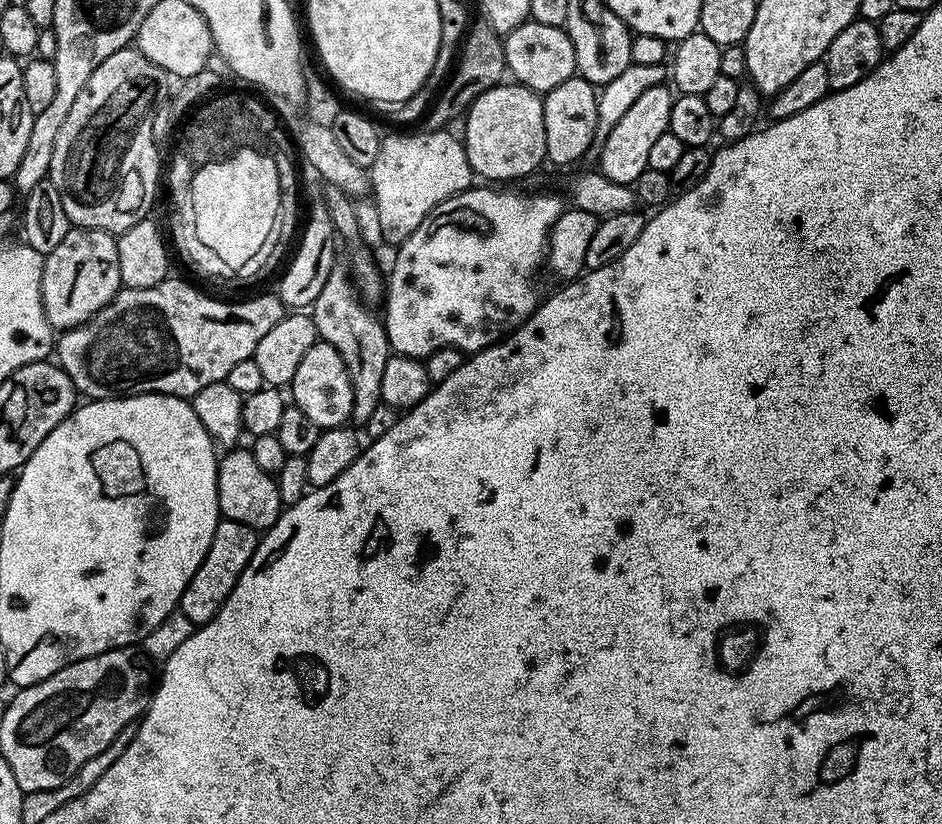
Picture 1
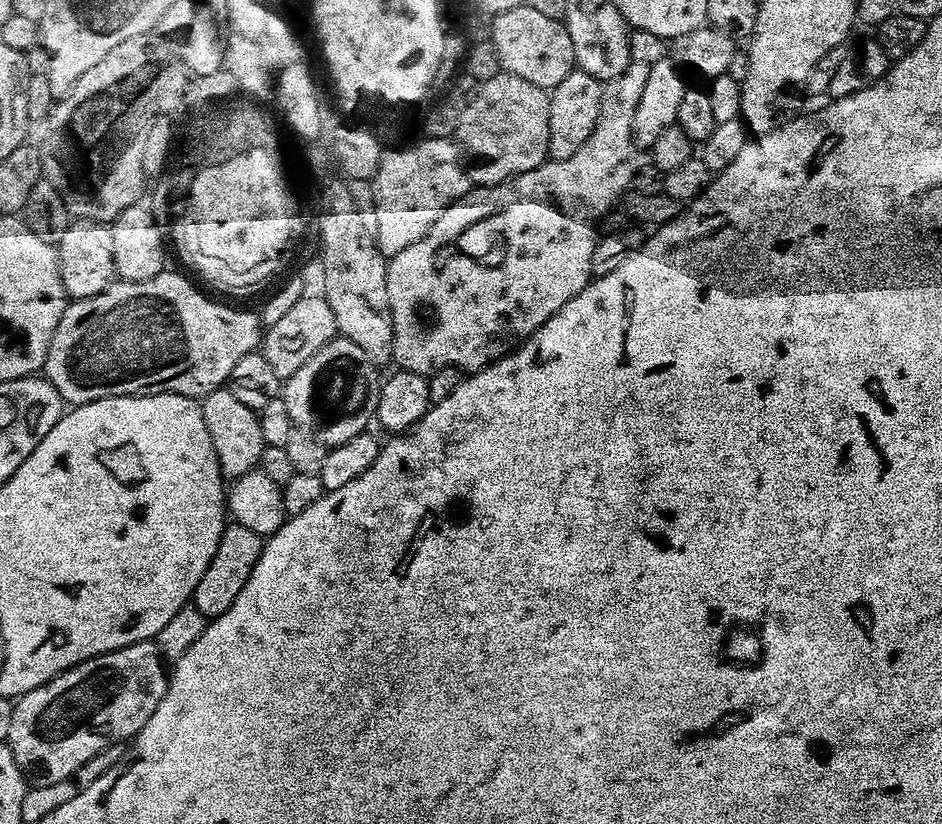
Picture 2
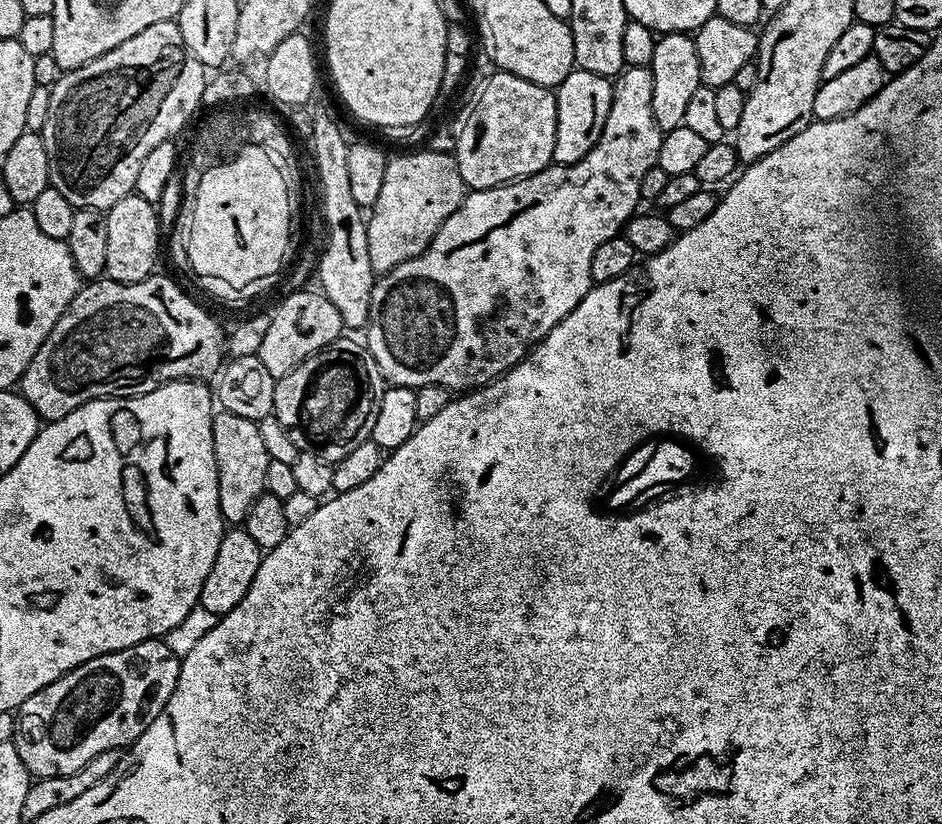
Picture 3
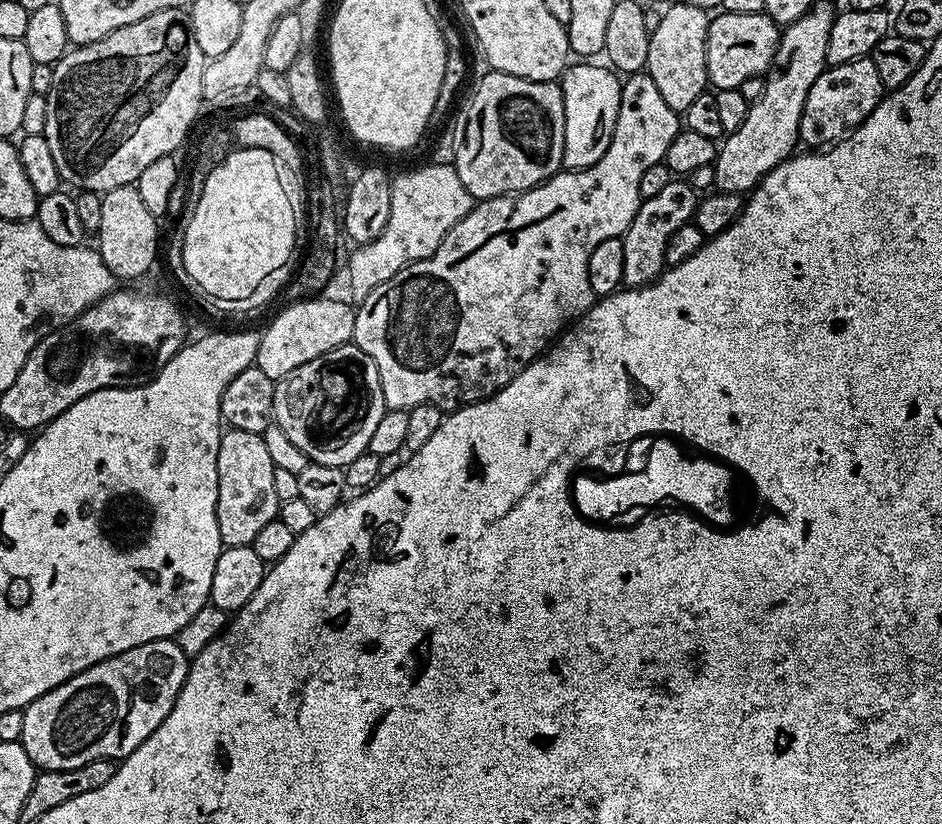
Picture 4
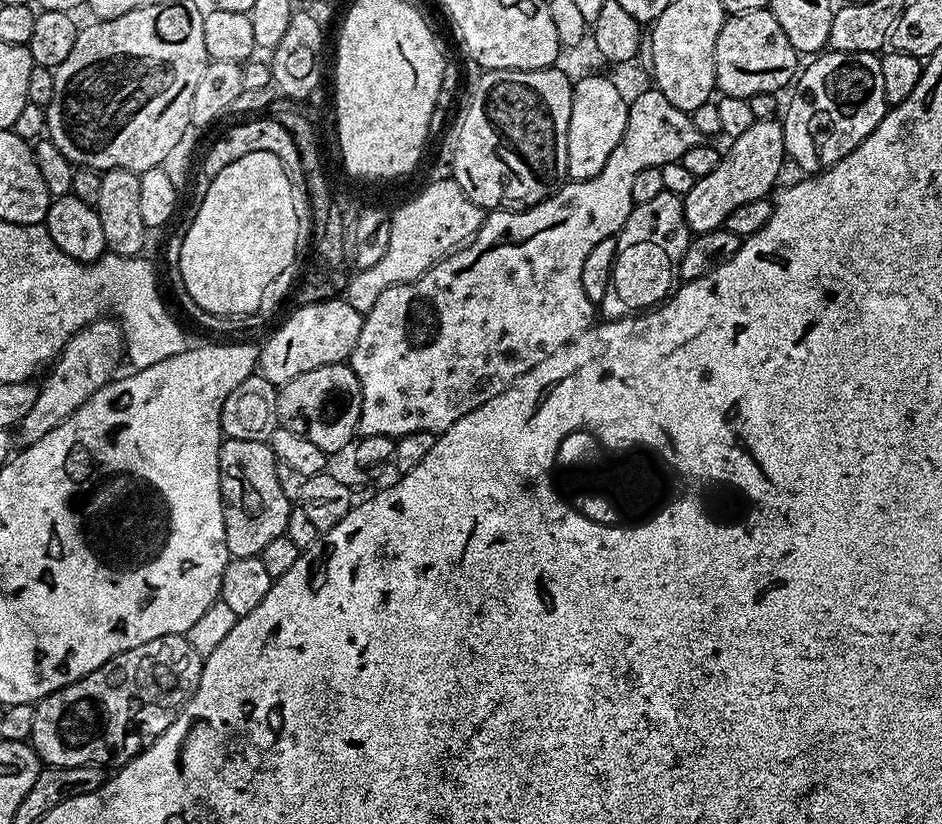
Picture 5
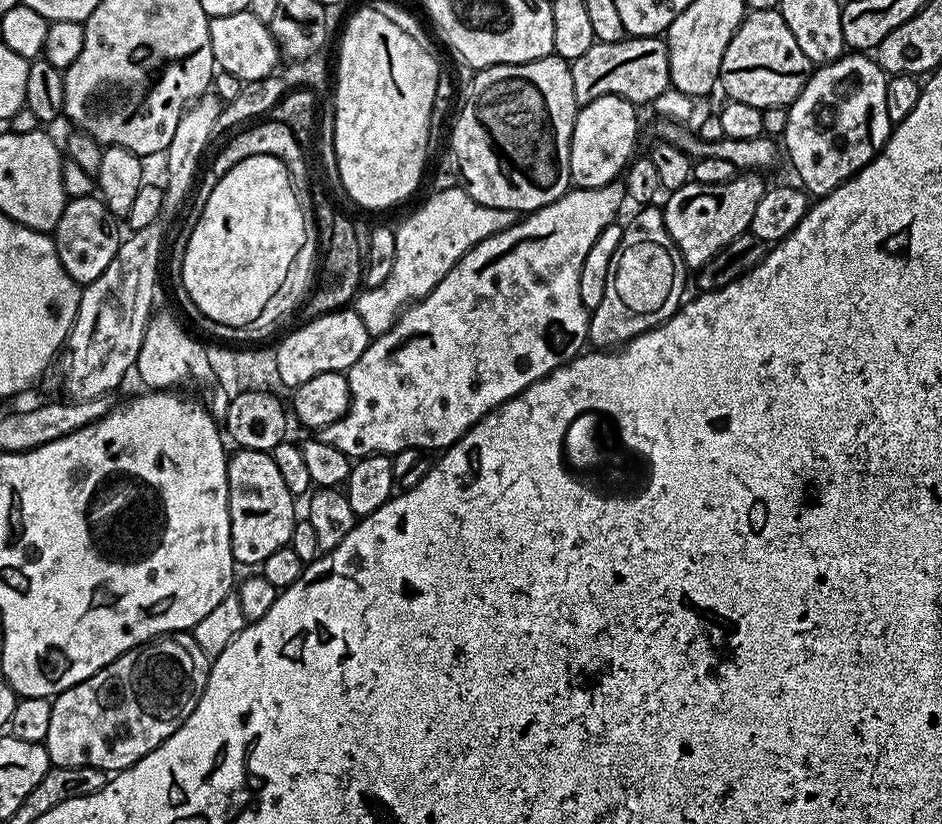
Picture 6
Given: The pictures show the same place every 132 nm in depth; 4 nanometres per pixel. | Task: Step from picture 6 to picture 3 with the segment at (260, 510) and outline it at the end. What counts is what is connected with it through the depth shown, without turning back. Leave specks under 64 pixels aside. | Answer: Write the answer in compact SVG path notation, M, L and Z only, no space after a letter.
M217 411L212 417L212 437L214 438L214 458L218 470L218 506L220 515L232 526L243 525L250 506L264 493L266 482L266 466L269 458L266 454L266 446L262 442L262 434L257 421L250 418L242 418L242 414Z

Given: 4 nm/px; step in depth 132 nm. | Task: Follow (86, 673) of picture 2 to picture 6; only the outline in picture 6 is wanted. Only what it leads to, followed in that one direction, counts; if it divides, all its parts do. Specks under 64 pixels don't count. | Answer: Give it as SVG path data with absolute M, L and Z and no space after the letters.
M165 634L147 644L131 648L98 670L98 674L54 697L50 710L50 730L46 730L43 743L48 750L49 761L57 768L94 766L109 774L131 768L162 742L166 742L166 738L170 738L170 734L174 734L174 730L178 730L178 726L190 718L194 706L198 706L198 698L202 698L209 667L210 658L202 654L202 649L191 634Z

